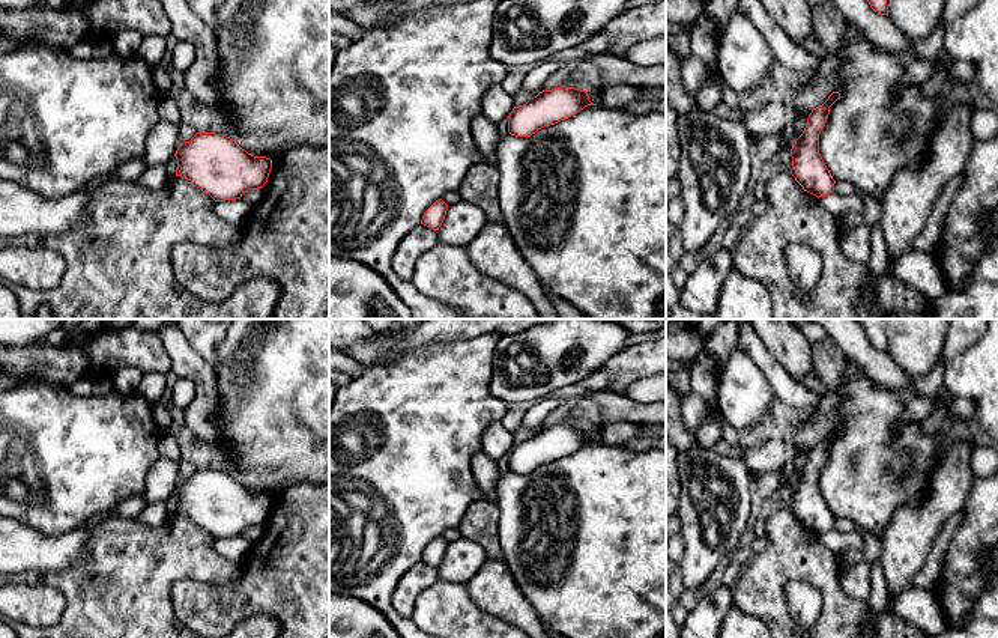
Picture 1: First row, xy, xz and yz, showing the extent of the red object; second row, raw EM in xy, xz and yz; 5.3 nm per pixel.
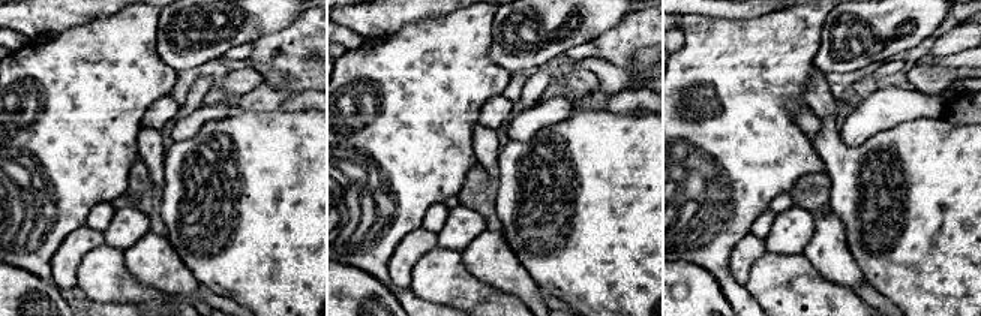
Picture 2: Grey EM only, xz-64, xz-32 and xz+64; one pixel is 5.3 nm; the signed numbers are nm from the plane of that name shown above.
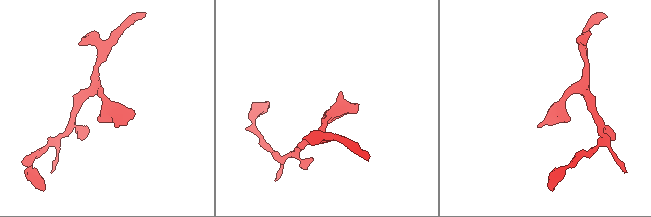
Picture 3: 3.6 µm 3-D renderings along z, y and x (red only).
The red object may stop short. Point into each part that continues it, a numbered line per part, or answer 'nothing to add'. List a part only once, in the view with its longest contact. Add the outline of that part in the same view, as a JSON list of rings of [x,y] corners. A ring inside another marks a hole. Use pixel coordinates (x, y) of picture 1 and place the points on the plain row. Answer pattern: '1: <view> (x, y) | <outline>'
nothing to add

